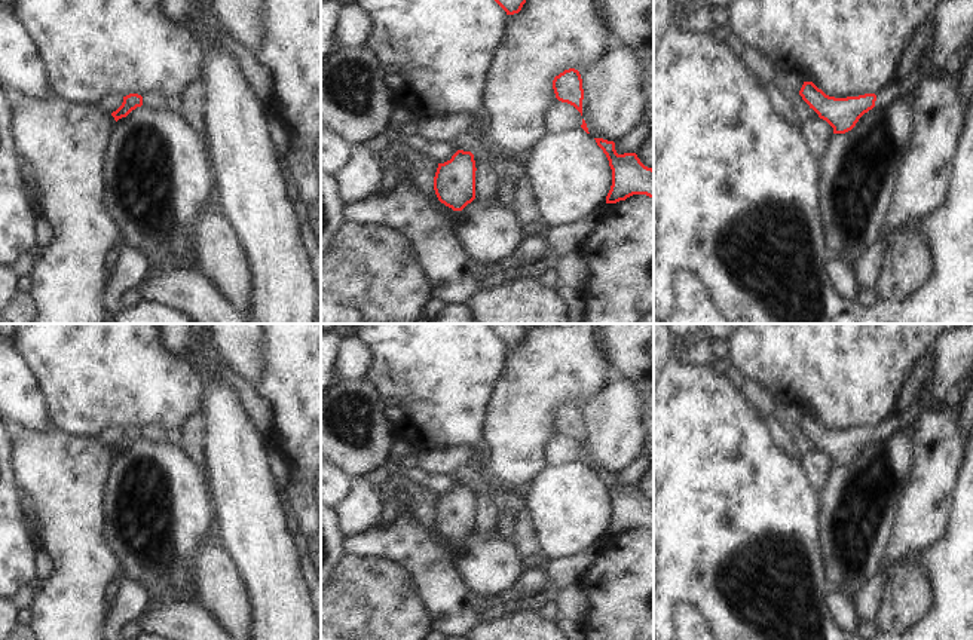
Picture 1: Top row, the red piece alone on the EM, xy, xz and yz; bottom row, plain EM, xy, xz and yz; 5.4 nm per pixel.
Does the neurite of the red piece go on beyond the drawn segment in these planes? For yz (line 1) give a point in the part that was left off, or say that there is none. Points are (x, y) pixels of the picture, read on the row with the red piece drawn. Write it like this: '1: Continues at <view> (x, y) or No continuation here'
1: Continues at yz (903, 86).

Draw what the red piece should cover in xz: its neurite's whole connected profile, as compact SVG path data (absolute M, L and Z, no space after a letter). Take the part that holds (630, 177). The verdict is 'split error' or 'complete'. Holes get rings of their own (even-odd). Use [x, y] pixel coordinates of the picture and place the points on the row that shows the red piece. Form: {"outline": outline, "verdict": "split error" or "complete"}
{"outline": "M594 140L606 154L612 169L612 186L606 203L616 203L633 195L646 195L654 199L654 169L645 166L636 153L618 154L614 141Z", "verdict": "complete"}

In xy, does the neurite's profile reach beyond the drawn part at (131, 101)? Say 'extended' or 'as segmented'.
as segmented

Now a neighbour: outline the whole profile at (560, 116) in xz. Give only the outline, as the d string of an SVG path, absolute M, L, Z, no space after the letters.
M554 99L544 114L544 131L560 134L567 129L578 129L582 125L581 113L570 104Z

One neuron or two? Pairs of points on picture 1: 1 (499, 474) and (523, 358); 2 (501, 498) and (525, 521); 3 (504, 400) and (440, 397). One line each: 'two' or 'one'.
1: one
2: two
3: two

